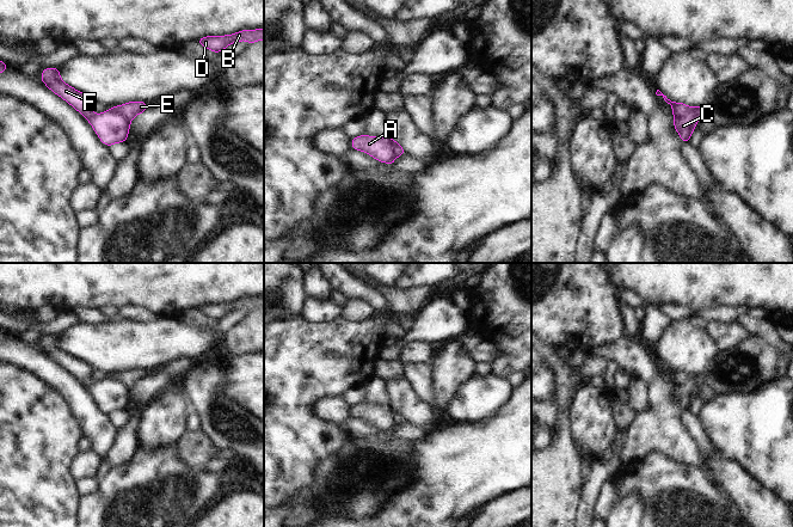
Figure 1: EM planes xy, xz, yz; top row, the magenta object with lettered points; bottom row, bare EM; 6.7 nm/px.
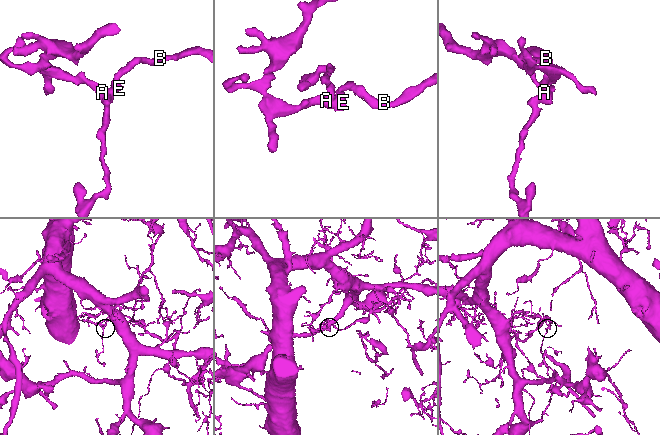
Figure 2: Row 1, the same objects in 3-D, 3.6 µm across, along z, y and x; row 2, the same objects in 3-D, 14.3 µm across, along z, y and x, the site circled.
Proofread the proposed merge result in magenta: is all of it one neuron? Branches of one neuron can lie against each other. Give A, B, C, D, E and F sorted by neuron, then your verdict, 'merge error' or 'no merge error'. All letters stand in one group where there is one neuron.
groups A C F / B D E; merge error

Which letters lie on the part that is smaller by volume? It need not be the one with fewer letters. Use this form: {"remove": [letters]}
{"remove": ["B", "D", "E"]}

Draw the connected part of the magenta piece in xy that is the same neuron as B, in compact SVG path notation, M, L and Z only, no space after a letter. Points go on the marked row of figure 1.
M264 29L260 30L242 30L229 36L209 36L197 39L204 48L215 53L222 51L227 45L246 39L248 44L264 39Z

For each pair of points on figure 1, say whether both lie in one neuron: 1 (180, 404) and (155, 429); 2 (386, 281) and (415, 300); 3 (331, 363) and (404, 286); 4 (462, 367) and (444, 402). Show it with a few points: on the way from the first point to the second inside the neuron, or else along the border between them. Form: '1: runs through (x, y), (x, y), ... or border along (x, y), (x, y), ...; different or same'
1: runs through (174, 410), (161, 423); same
2: runs through (393, 281), (407, 293); same
3: border along (389, 311), (395, 323); different
4: runs through (454, 375), (447, 383), (444, 393); same

